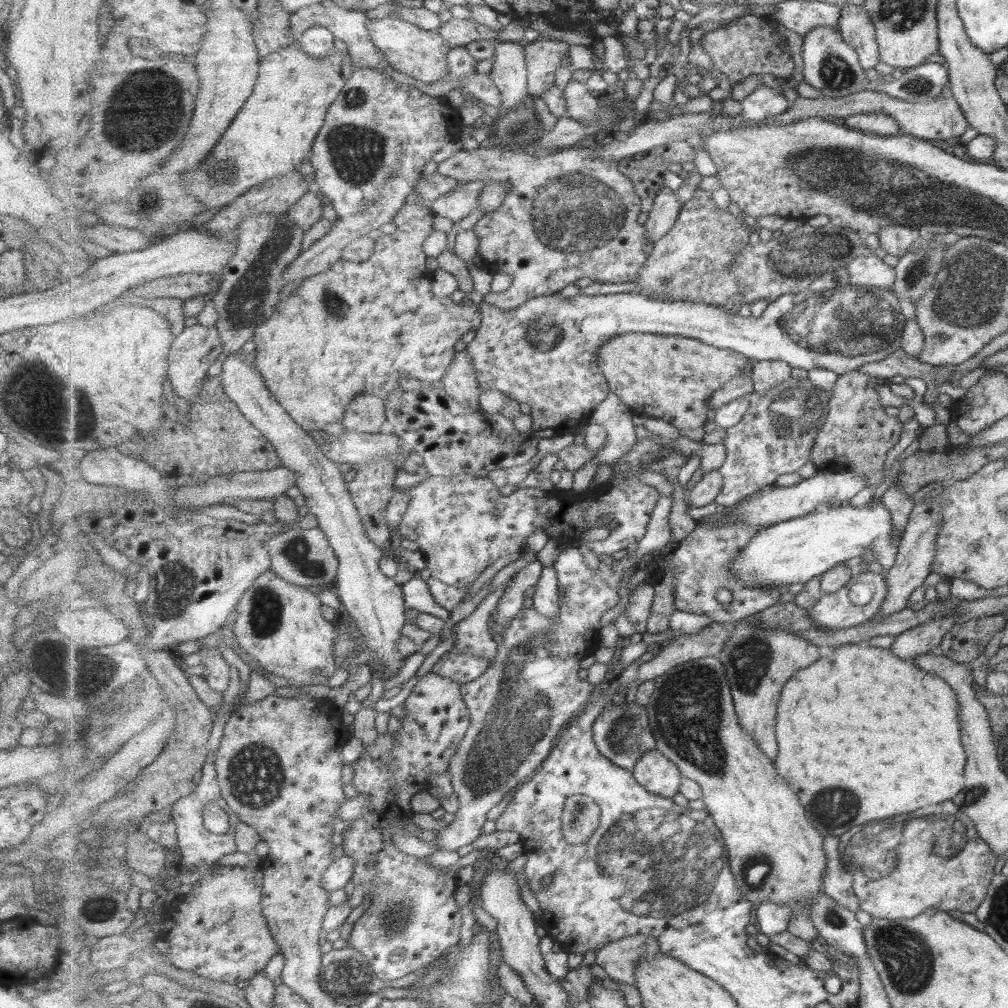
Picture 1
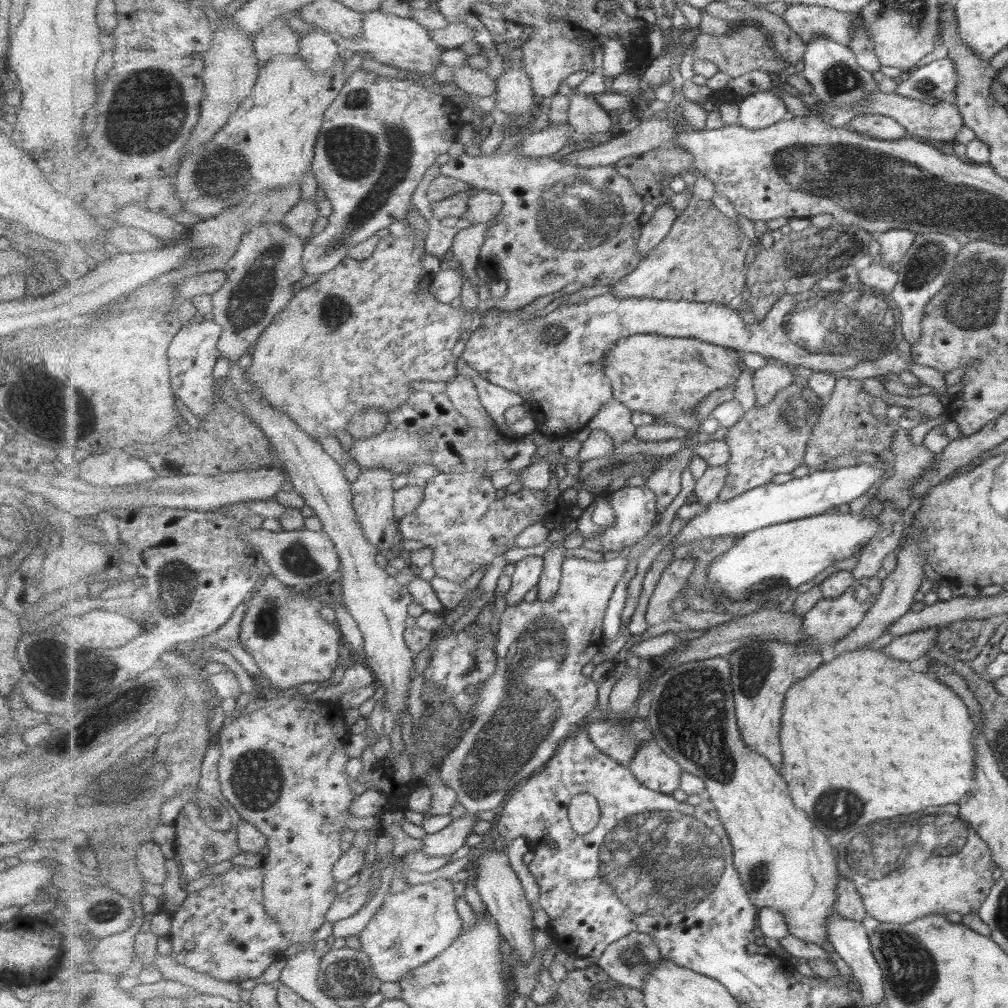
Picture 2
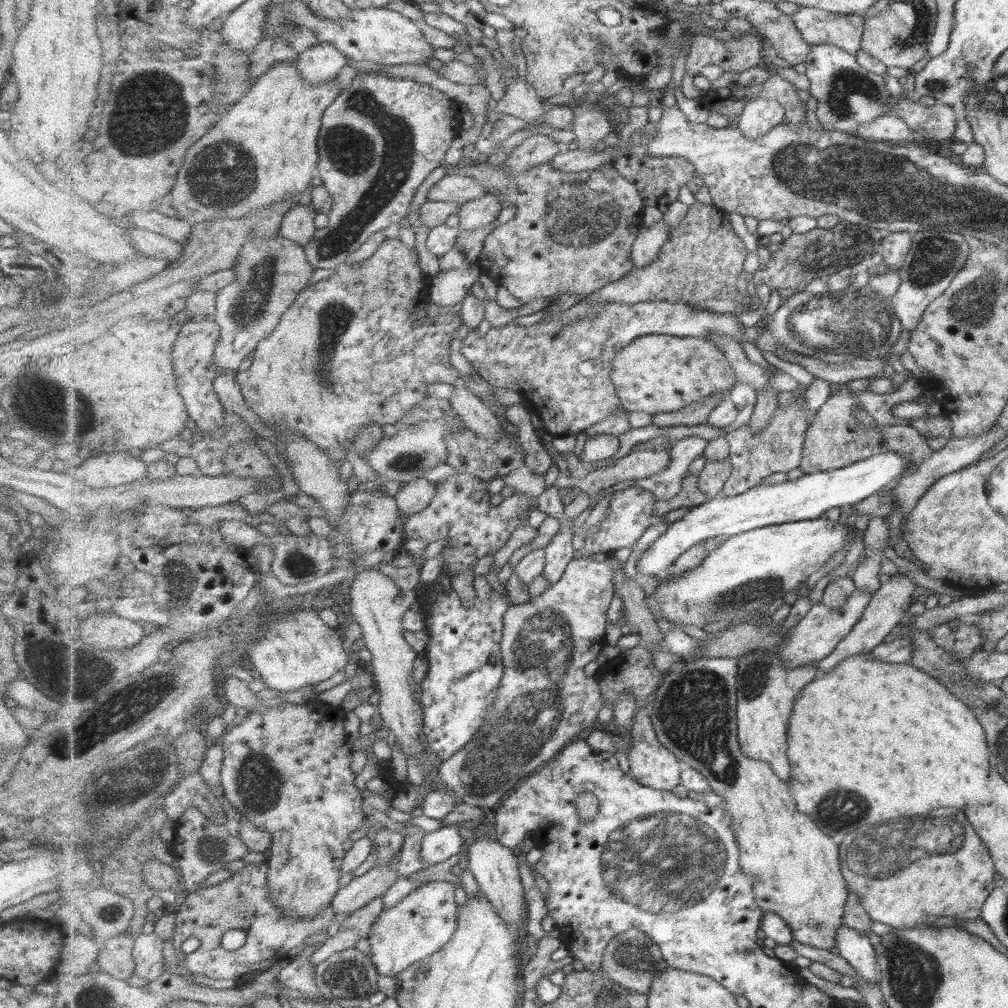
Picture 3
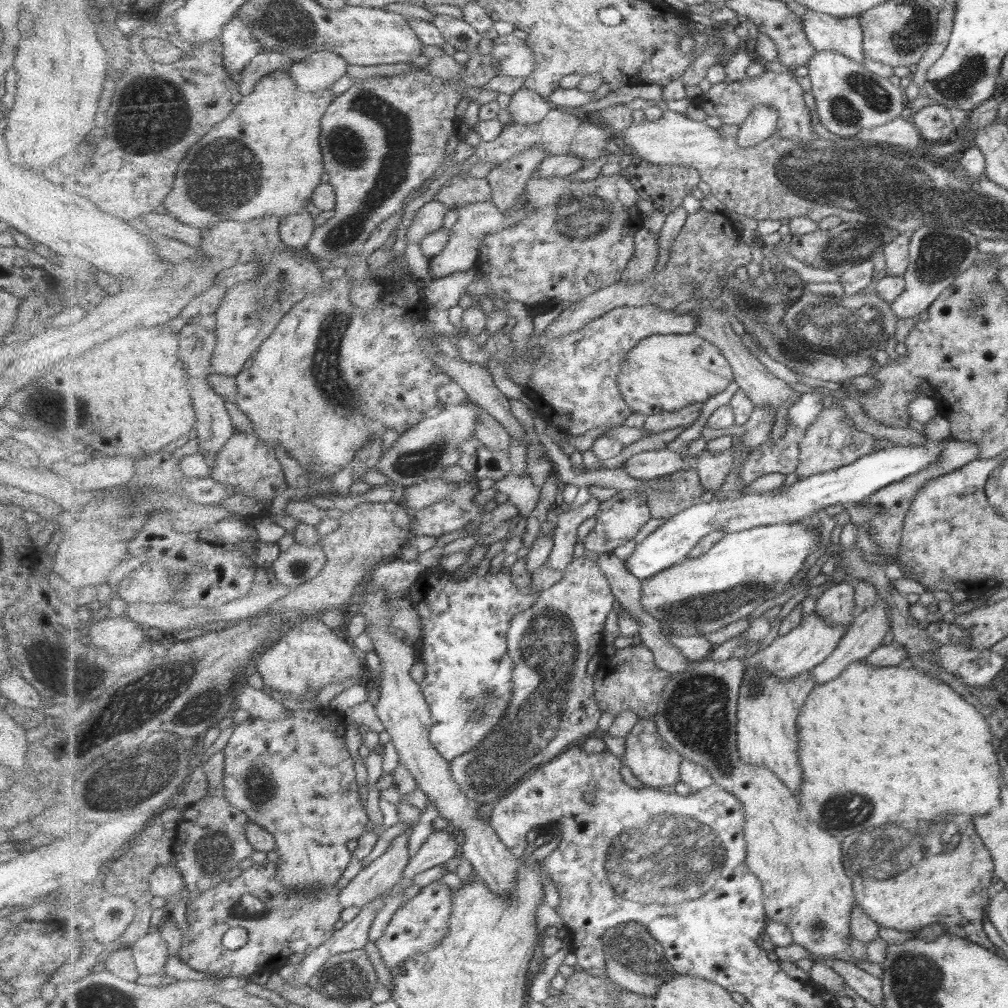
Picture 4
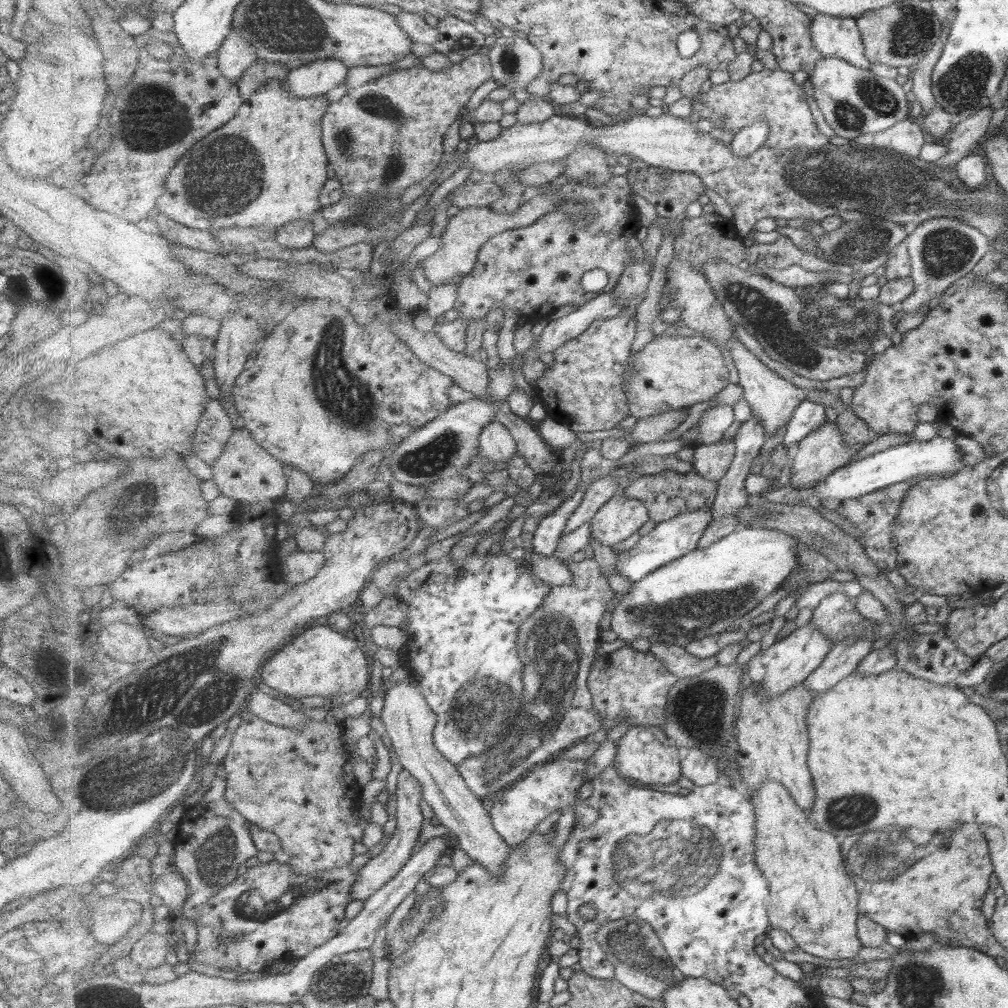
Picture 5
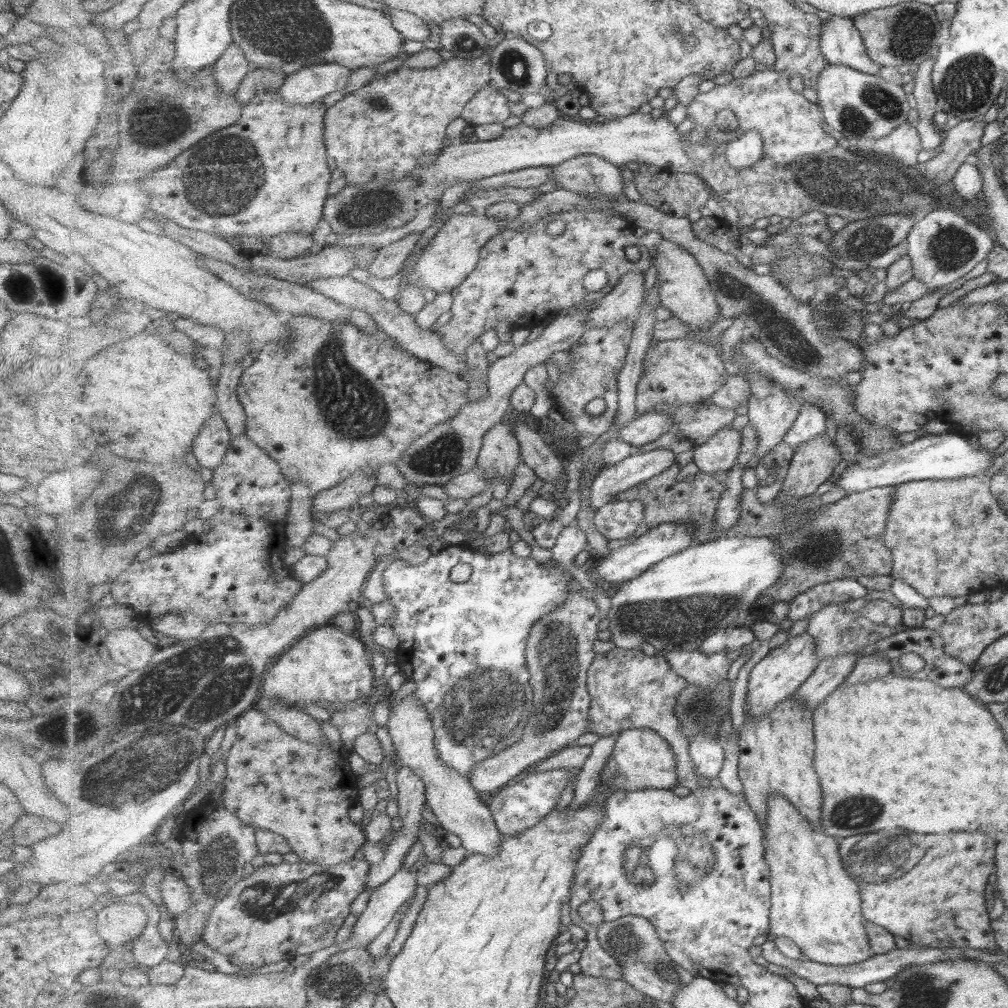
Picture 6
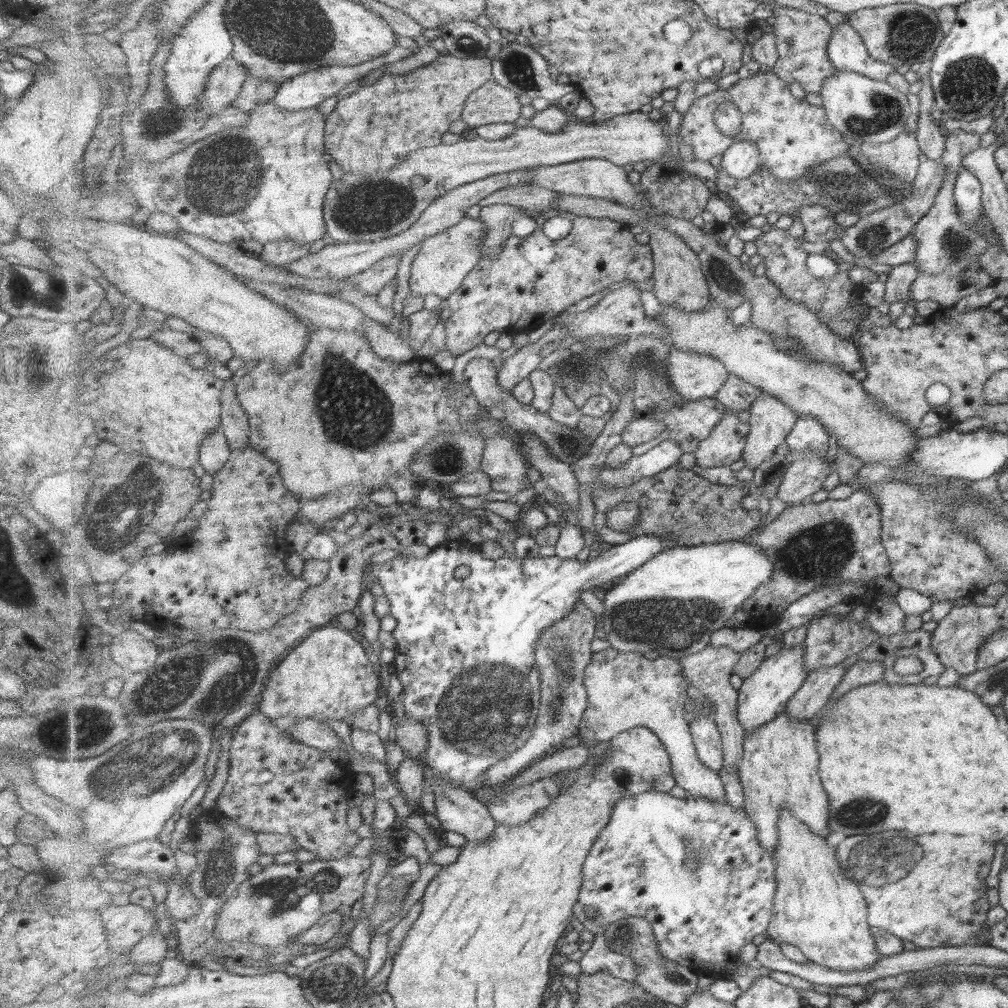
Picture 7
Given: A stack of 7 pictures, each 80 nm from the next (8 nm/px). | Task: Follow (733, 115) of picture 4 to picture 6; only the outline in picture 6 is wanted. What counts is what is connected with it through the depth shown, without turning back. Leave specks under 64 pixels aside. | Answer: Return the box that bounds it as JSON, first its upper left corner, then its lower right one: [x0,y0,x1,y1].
[688,68,837,167]

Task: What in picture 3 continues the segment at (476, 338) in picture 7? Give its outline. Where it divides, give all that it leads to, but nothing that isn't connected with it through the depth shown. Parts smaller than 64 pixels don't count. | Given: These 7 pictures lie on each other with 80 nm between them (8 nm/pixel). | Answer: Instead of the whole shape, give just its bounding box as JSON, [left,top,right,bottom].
[445,163,644,305]

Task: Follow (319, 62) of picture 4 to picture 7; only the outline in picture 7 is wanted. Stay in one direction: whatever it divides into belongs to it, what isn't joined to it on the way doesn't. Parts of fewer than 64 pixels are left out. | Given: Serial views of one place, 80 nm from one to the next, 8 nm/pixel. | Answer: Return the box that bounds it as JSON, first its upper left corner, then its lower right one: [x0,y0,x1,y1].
[274,45,419,111]

